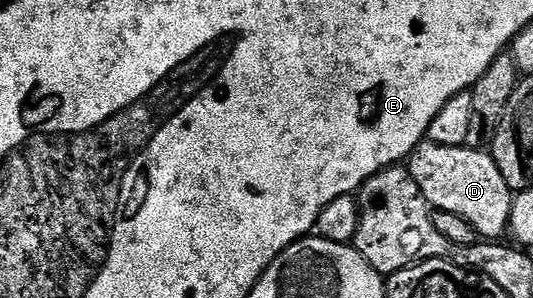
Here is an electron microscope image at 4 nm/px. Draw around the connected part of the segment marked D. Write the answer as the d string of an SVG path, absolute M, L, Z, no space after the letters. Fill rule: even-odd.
M424 140L410 155L408 169L422 197L434 210L456 212L456 216L464 216L464 220L468 220L468 224L472 224L472 228L476 228L479 236L486 240L498 240L503 237L502 233L507 233L514 194L504 176L500 176L493 153L472 150L467 145L441 146Z

